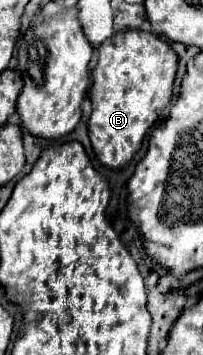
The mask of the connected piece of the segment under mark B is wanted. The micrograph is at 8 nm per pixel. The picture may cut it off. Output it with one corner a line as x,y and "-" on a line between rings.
137,29
119,31
99,45
97,65
91,71
93,83
89,89
89,99
93,103
89,139
103,167
121,169
133,159
143,143
143,137
173,95
175,73
177,55
155,33

